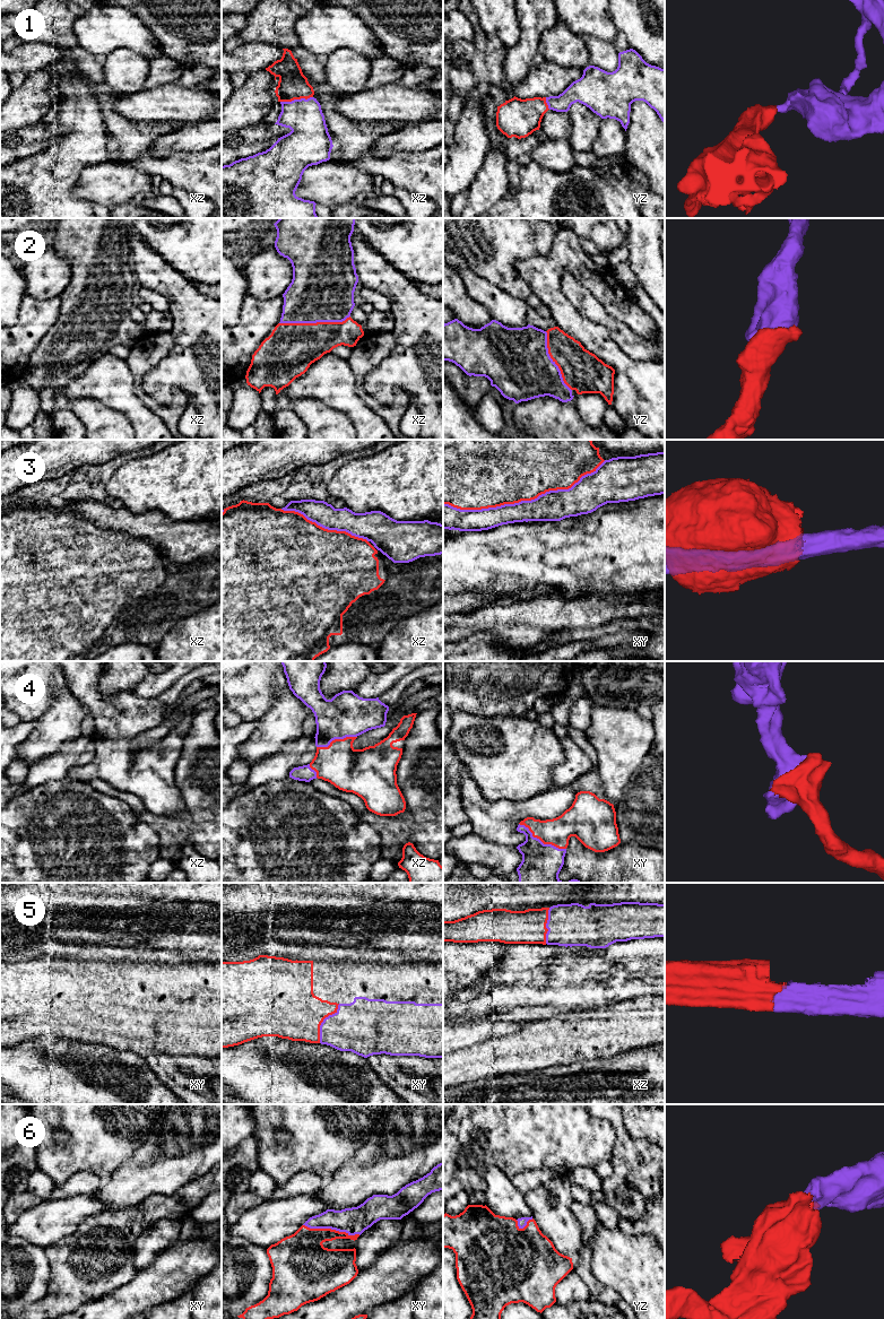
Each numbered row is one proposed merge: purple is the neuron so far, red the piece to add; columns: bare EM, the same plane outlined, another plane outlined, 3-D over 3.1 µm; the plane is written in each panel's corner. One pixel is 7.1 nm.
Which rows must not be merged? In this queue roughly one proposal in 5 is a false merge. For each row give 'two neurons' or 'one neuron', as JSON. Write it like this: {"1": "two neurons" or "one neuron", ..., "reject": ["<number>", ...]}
{"1": "one neuron", "2": "one neuron", "3": "two neurons", "4": "one neuron", "5": "one neuron", "6": "one neuron", "reject": ["3"]}

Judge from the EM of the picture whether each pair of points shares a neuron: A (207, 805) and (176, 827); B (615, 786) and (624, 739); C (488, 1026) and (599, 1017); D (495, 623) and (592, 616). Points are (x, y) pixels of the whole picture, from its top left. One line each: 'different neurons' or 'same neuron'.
A: same neuron
B: same neuron
C: different neurons
D: same neuron

